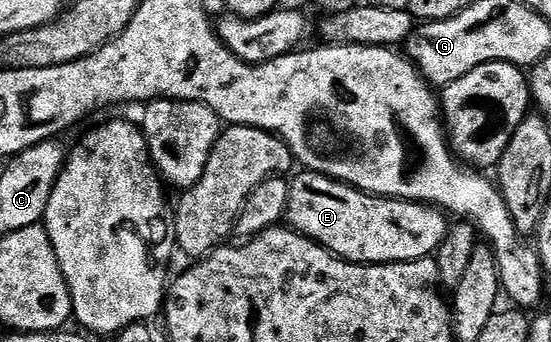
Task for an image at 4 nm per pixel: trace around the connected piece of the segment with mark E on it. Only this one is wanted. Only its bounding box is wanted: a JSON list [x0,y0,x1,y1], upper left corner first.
[287,170,449,264]

